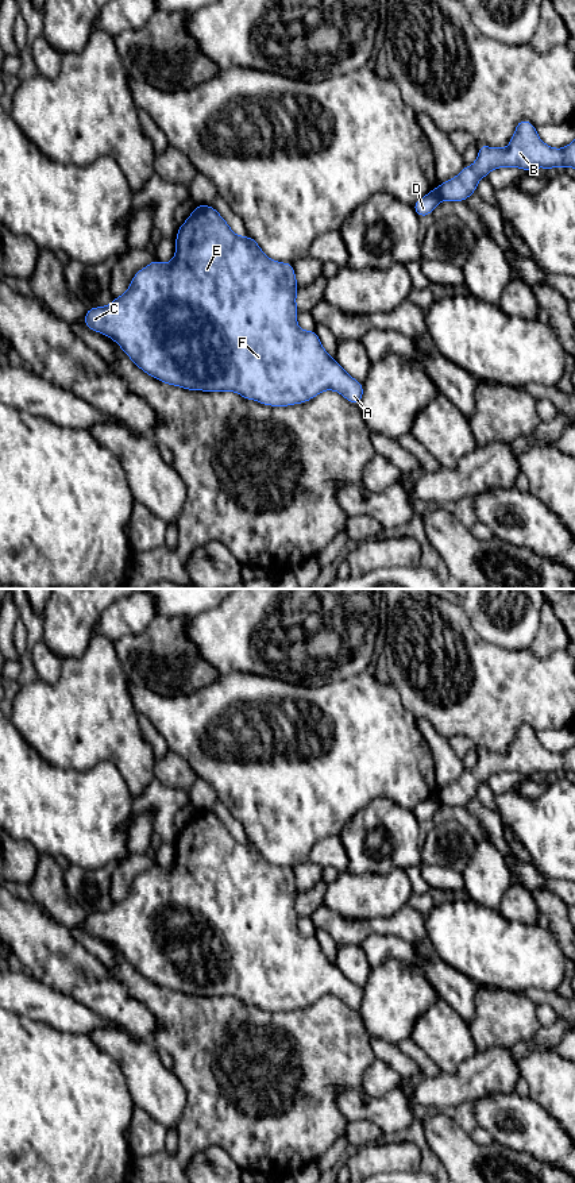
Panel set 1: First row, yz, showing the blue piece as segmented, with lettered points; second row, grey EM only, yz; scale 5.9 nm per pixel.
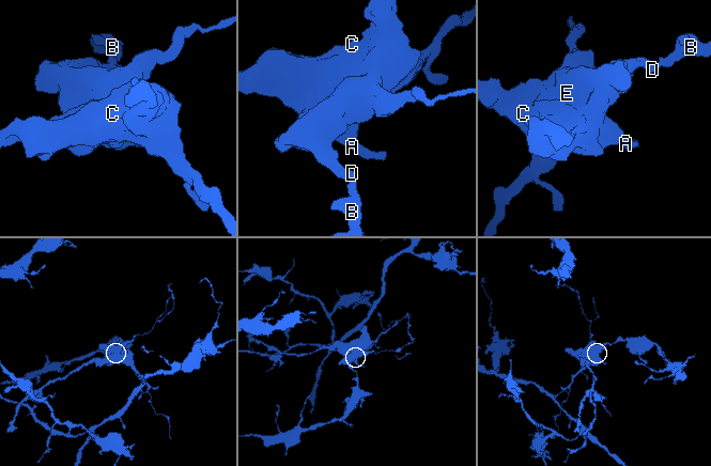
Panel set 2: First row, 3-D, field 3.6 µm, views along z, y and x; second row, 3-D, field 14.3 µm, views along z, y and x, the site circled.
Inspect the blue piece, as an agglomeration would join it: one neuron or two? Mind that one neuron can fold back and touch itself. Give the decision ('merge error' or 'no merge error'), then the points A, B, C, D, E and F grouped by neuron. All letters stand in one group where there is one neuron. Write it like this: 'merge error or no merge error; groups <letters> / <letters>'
merge error; groups A C D E F / B

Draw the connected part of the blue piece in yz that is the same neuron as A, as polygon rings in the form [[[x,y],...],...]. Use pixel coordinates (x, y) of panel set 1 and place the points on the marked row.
[[[196,205],[192,215],[178,228],[174,258],[169,263],[162,263],[154,259],[146,267],[138,270],[123,296],[115,297],[107,307],[86,309],[84,321],[89,330],[113,339],[140,370],[167,385],[181,386],[186,390],[235,392],[246,400],[255,400],[270,406],[289,406],[308,402],[324,390],[335,390],[351,404],[359,405],[363,397],[363,384],[352,378],[335,358],[328,355],[316,331],[304,331],[298,327],[298,308],[296,304],[297,292],[298,285],[293,263],[270,259],[254,238],[236,235],[213,207]]]

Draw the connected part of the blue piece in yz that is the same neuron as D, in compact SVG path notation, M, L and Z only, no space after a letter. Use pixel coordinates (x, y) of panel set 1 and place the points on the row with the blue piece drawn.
M435 188L428 194L416 201L413 204L413 209L420 217L424 217L427 215L431 215L440 201L441 201L440 193L437 188Z

